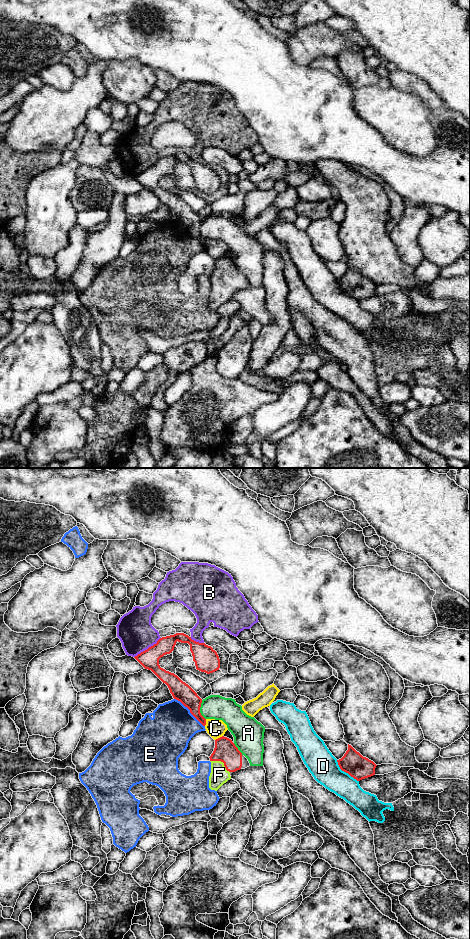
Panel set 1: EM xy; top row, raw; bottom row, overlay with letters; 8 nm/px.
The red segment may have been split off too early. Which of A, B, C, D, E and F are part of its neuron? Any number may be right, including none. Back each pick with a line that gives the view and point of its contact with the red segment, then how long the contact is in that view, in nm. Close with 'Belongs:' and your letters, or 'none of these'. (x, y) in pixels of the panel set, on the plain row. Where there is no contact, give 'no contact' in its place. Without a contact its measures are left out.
F: contact xy (221, 281); length 190 nm
Belongs: F

